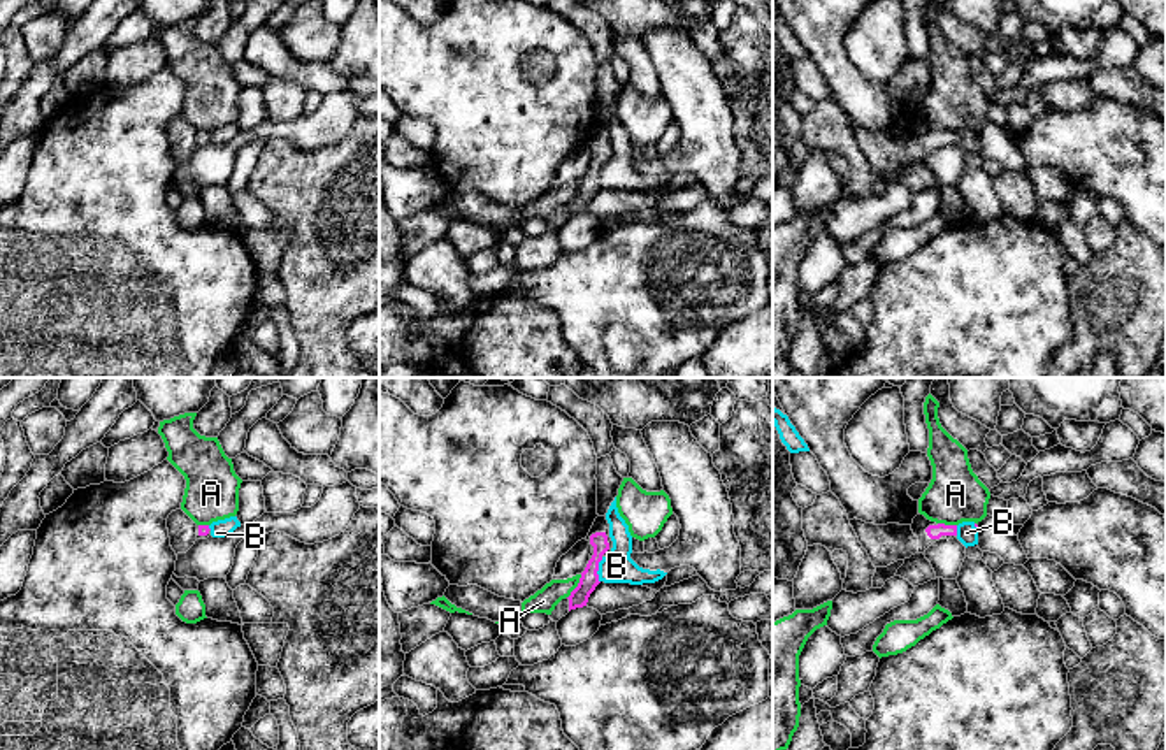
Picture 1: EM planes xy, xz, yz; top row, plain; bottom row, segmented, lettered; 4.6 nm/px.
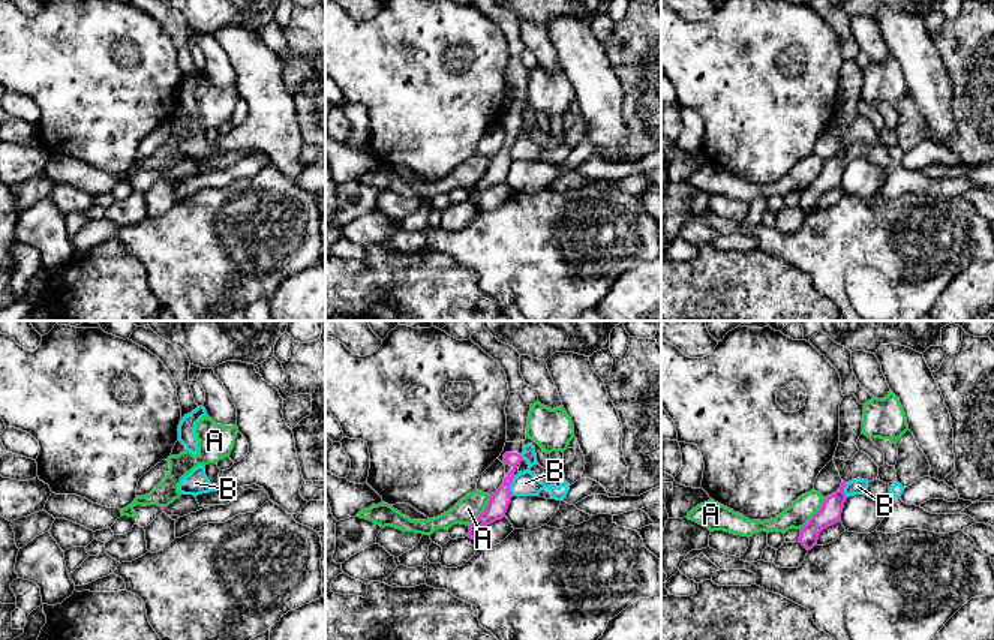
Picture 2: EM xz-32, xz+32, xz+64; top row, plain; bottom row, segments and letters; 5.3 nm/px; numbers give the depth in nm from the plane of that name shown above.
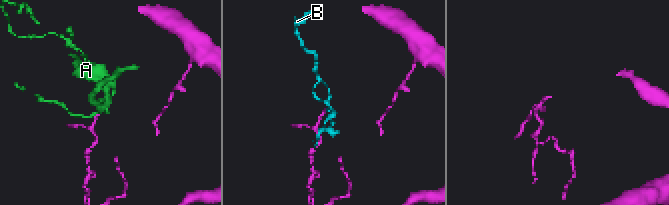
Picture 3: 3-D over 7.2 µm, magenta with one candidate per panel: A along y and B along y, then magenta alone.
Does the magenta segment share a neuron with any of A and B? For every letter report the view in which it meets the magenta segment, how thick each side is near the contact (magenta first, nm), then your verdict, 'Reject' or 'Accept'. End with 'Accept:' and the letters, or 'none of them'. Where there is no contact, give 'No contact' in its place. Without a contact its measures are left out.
A: Touches magenta in xz. Thickness 90 nm (magenta) against 110 nm. Reject
B: Touches magenta in xz. Thickness 90 nm (magenta) against 150 nm. Reject
Accept: none of them

